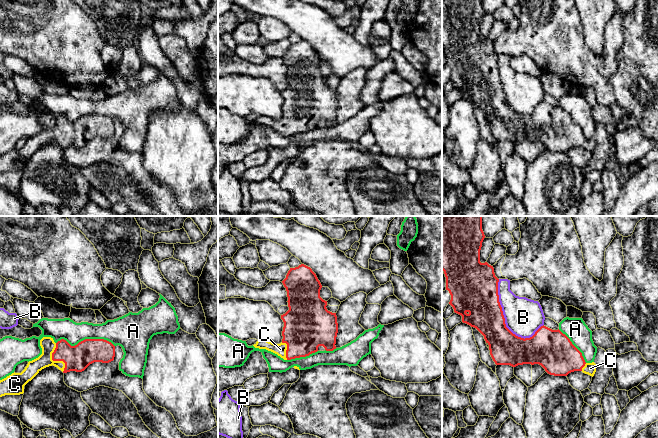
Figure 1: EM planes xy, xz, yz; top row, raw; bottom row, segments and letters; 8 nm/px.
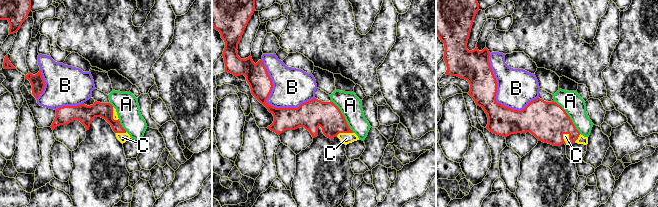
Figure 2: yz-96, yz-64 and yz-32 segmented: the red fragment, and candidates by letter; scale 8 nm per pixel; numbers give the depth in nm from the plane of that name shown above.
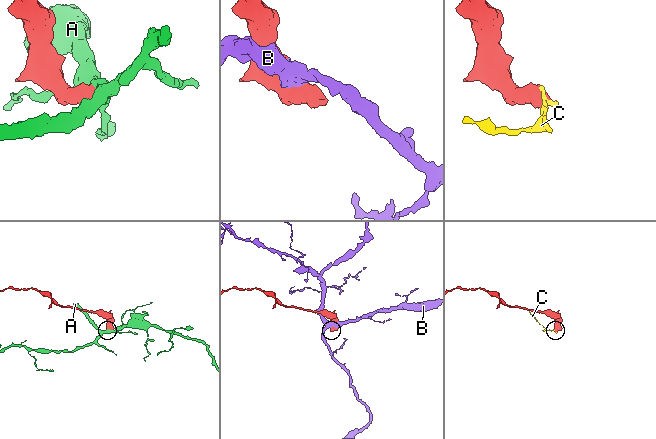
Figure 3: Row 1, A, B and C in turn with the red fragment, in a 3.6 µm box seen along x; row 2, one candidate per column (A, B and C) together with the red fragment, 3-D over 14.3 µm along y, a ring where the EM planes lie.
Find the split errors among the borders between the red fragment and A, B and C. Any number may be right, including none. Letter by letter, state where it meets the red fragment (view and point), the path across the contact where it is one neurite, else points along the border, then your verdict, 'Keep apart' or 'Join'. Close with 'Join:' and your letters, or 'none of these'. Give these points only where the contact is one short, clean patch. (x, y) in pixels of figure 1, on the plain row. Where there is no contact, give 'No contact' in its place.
A: Touches red at xy (85, 115). Keep apart
B: Touches red at yz (503, 91). Keep apart
C: Touches red at xy (54, 136). Path across: xy (77, 134), (54, 136), (47, 120). Join
Join: C

